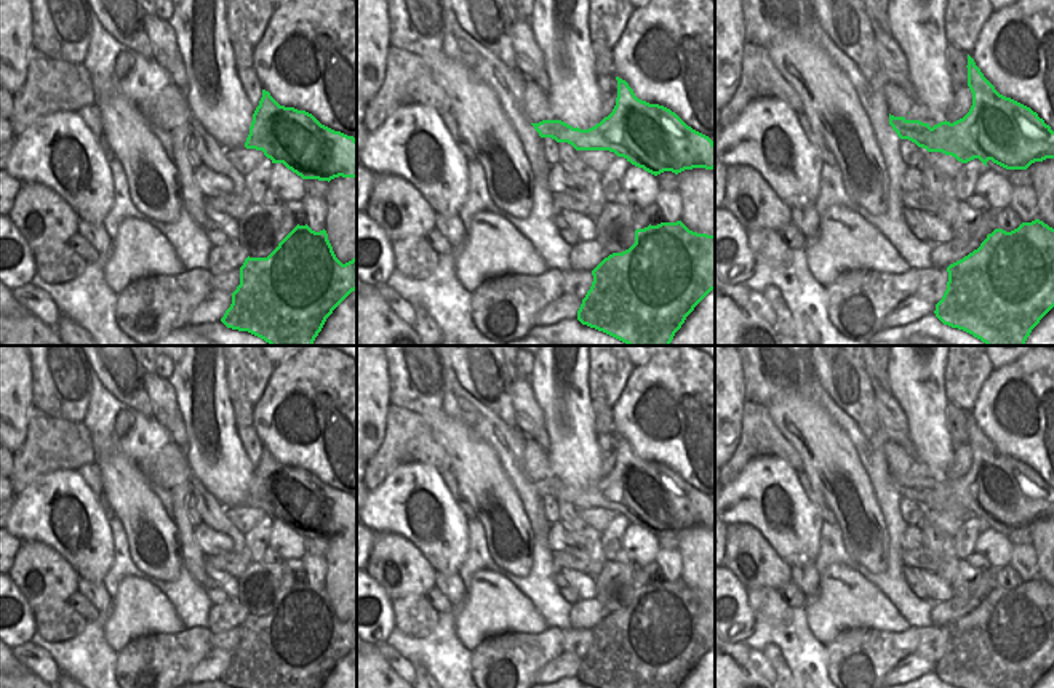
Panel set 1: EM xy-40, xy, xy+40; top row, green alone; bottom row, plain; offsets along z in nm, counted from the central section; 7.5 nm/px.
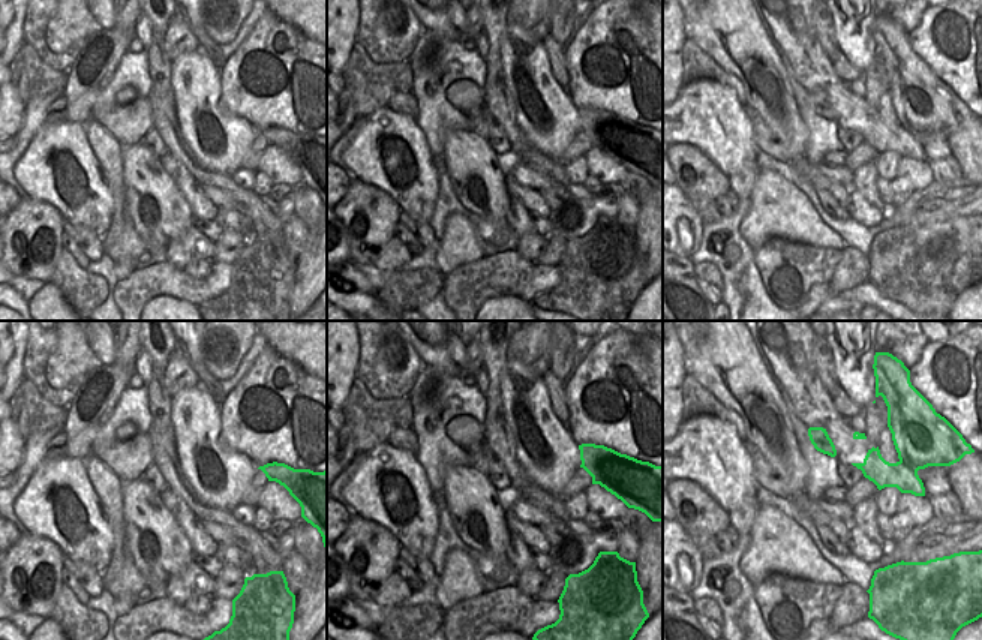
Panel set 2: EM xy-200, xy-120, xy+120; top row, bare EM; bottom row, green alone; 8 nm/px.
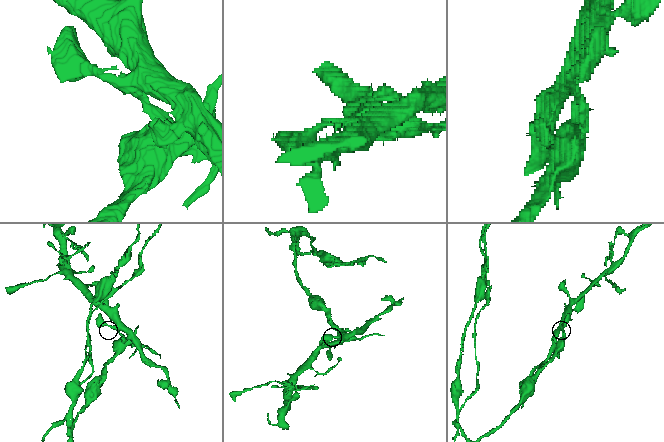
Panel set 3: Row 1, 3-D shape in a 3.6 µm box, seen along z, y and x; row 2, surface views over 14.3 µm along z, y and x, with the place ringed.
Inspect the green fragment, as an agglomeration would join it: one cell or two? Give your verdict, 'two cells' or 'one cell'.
two cells

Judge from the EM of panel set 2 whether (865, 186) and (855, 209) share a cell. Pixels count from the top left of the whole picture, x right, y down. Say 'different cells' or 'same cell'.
different cells

